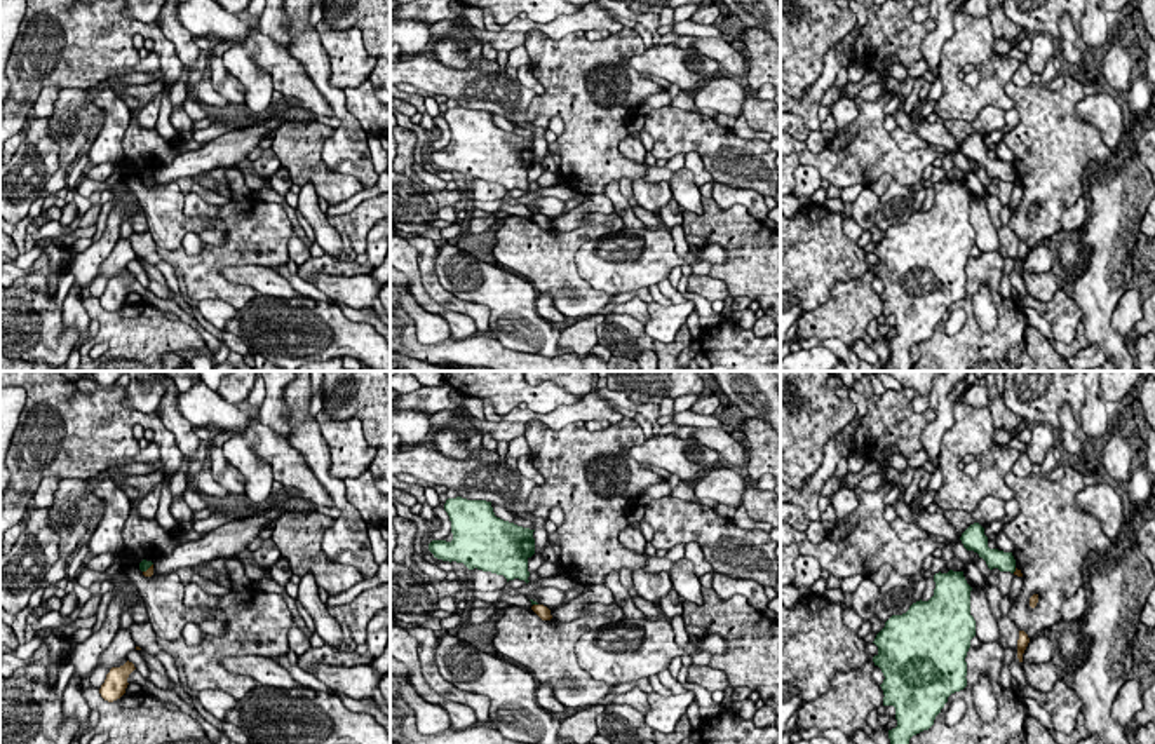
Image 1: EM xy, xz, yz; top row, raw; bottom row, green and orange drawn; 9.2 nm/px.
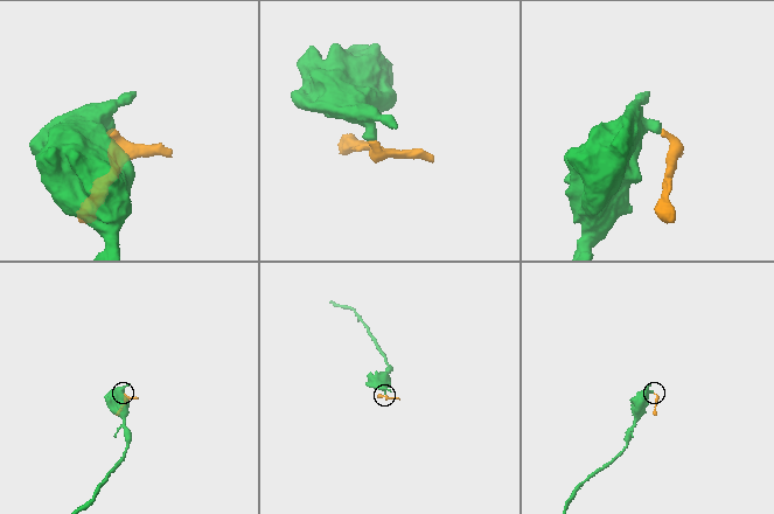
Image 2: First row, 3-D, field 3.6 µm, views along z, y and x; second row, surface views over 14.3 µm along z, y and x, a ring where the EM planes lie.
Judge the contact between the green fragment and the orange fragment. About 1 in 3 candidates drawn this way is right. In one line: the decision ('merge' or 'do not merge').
do not merge

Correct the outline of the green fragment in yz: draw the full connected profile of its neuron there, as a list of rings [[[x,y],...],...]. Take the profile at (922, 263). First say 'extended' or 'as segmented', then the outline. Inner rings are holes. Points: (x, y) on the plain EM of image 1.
as segmented; [[[963,181],[935,183],[935,199],[929,211],[916,211],[902,225],[892,225],[876,244],[878,263],[873,267],[885,286],[880,294],[883,315],[895,317],[897,336],[888,340],[890,357],[885,371],[911,371],[909,348],[934,335],[948,307],[967,296],[967,261],[976,246],[970,225],[970,200]]]

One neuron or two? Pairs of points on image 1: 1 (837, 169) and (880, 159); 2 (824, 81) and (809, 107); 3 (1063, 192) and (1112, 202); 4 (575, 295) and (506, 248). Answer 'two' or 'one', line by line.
1: one
2: one
3: two
4: one

